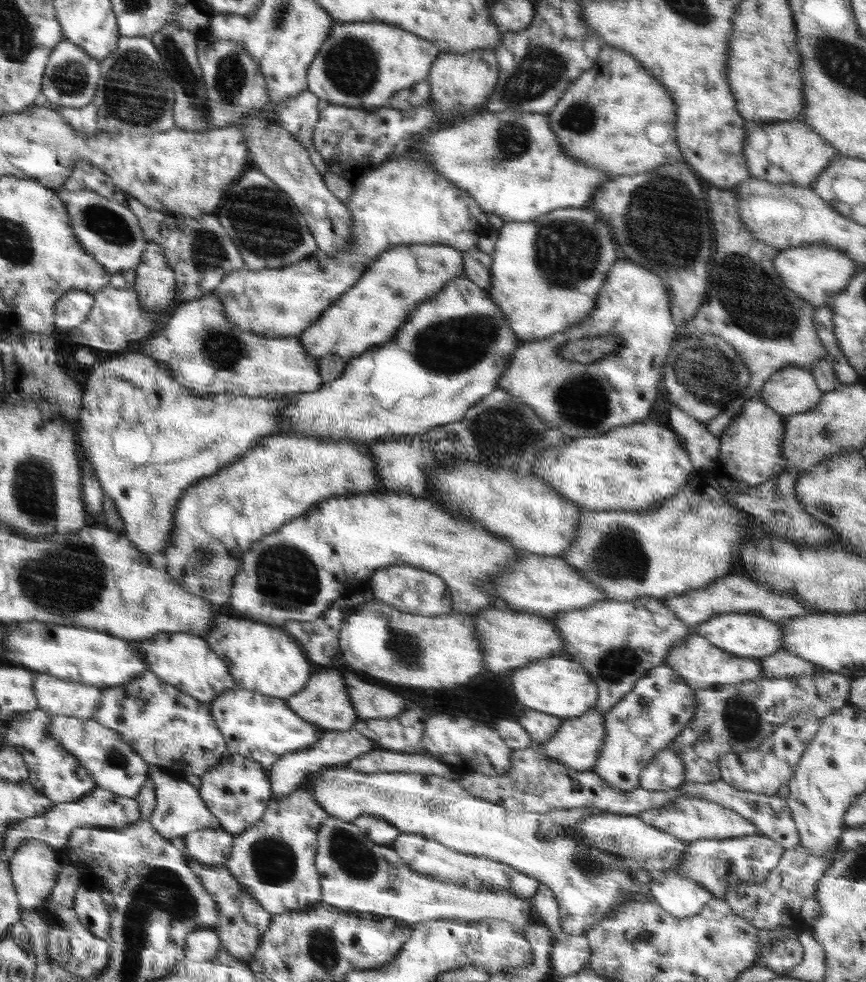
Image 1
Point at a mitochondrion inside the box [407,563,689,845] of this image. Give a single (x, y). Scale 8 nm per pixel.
(615, 664)

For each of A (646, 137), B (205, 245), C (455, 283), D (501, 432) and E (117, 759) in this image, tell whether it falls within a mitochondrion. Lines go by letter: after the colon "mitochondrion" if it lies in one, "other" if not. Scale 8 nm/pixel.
A: other
B: mitochondrion
C: other
D: mitochondrion
E: mitochondrion

